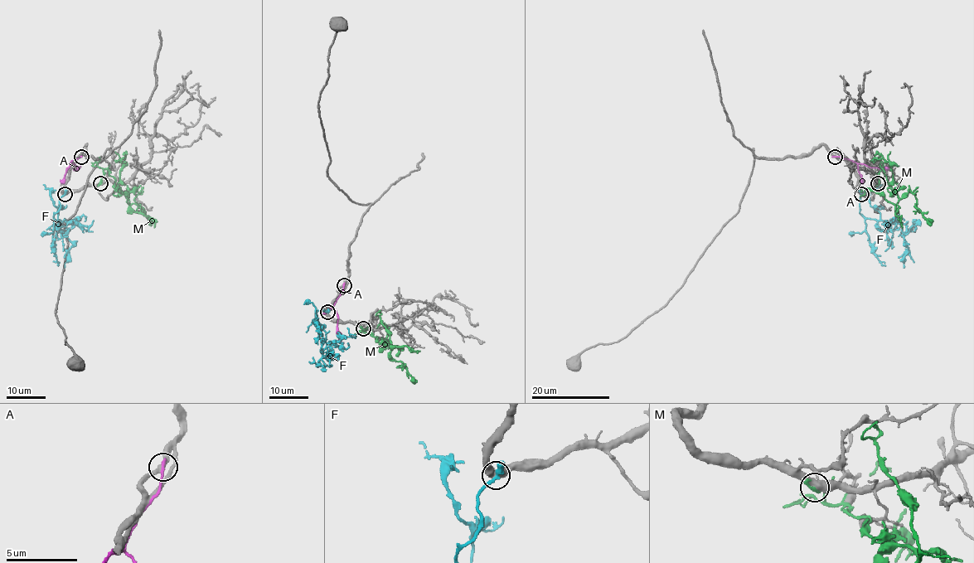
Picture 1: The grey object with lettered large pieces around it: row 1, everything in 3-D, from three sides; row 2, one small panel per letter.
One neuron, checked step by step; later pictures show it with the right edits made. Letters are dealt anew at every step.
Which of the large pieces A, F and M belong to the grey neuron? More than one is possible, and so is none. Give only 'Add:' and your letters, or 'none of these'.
Add: none of these

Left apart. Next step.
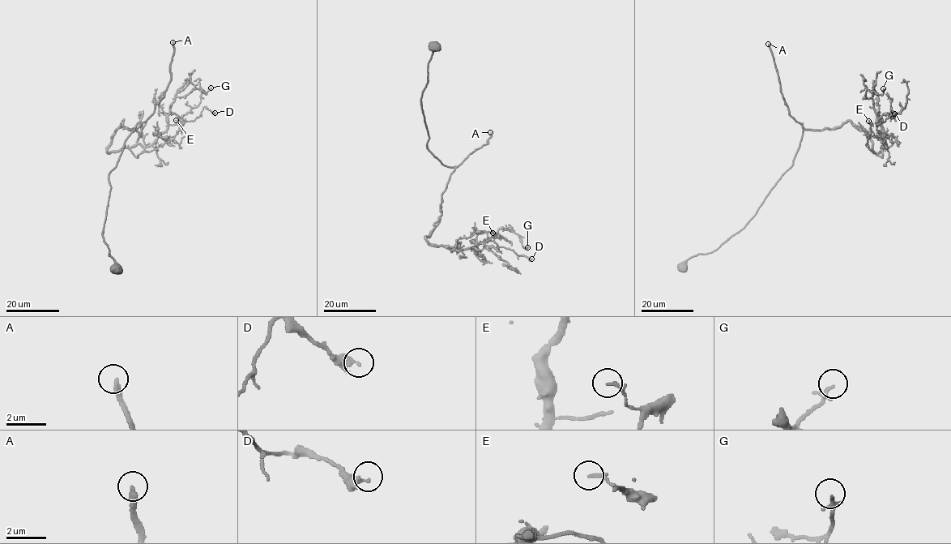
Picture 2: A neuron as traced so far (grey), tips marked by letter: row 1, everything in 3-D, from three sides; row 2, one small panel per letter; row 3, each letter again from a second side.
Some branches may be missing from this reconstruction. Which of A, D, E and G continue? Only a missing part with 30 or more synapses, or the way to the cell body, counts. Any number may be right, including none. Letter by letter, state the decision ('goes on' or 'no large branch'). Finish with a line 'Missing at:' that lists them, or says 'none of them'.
A: goes on
D: no large branch
E: no large branch
G: no large branch
Missing at: A

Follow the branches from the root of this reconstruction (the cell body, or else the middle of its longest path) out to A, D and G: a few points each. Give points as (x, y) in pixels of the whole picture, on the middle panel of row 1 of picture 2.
A: (433, 45), (420, 99), (429, 137), (427, 148), (444, 165), (458, 166), (488, 143), (490, 132)
D: (433, 45), (420, 99), (427, 148), (458, 166), (425, 239), (455, 250), (492, 241), (531, 259)
G: (433, 45), (420, 99), (427, 148), (458, 166), (425, 239), (465, 250), (502, 229), (527, 247)

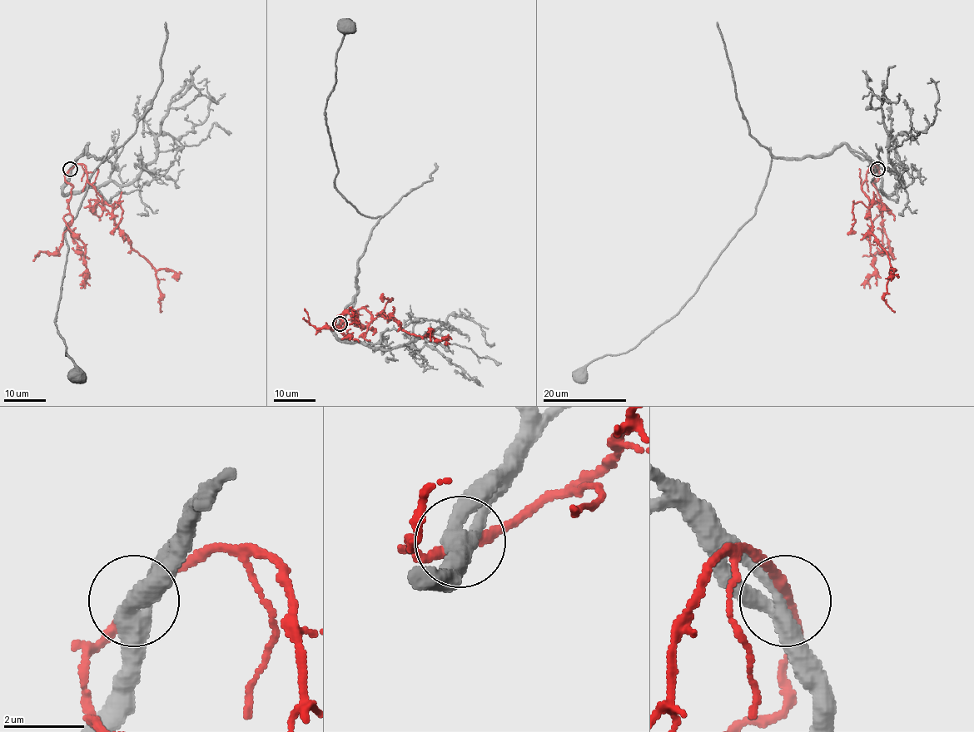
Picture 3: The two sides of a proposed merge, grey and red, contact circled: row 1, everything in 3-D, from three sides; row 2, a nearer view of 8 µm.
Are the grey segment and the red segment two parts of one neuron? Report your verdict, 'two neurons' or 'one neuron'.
two neurons

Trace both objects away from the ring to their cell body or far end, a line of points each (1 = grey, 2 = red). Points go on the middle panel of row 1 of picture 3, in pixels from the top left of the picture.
1: (339, 323), (353, 306), (358, 259), (382, 216), (360, 214), (335, 186), (338, 169), (325, 108), (345, 25)
2: (339, 323), (364, 308), (375, 319), (382, 315), (396, 320), (410, 334), (424, 336), (431, 330), (431, 340)

